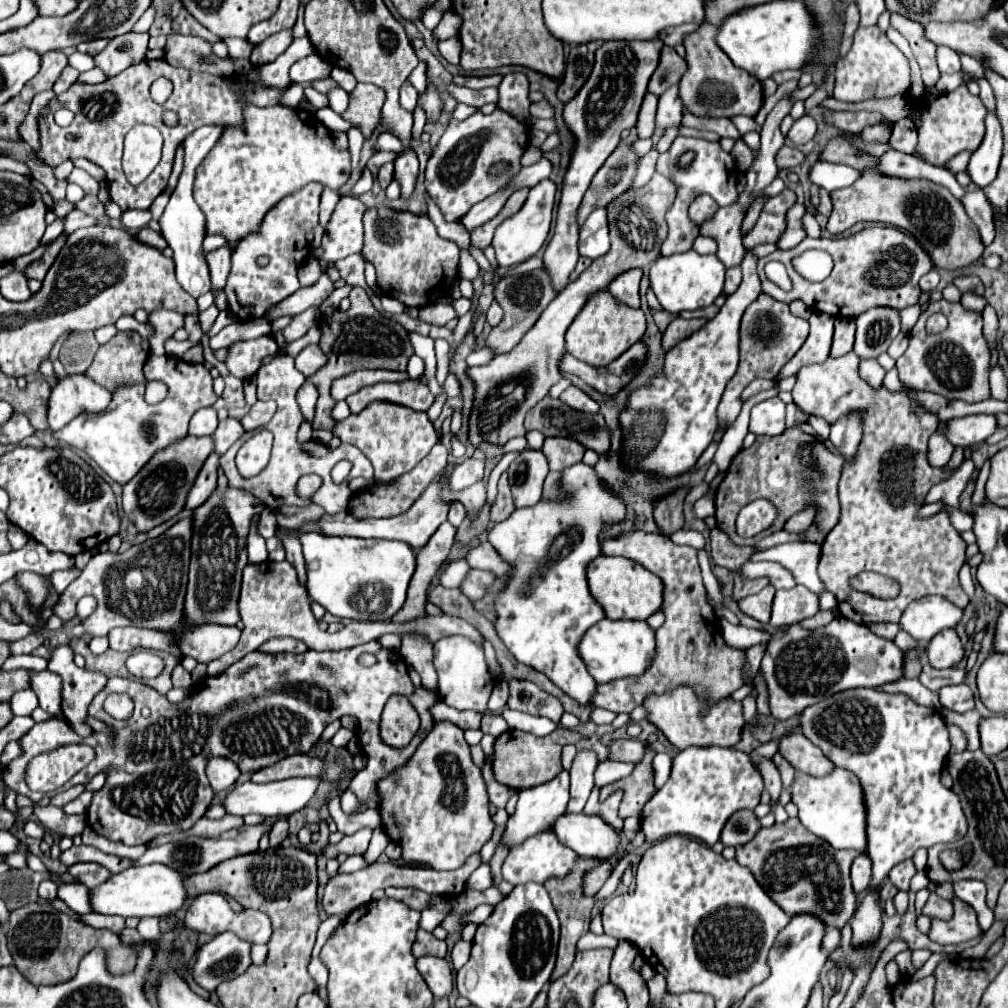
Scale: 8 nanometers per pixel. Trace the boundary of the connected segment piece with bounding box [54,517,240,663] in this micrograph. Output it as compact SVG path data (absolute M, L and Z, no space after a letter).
M192 519L176 521L168 531L156 539L148 539L140 545L132 545L124 553L98 553L94 555L80 577L68 585L62 593L60 603L54 607L54 613L62 621L74 617L76 601L84 595L94 595L98 599L96 611L84 621L90 635L106 635L114 627L144 627L154 631L172 633L176 647L182 655L194 657L198 663L210 663L218 655L230 651L238 639L240 631L236 627L200 623L188 625L184 621L184 597L186 597L186 579L190 563L190 537L192 537Z

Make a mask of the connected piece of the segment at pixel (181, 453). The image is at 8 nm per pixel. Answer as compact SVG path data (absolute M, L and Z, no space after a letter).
M186 435L186 439L180 439L178 443L172 443L162 451L156 451L154 459L150 459L150 463L146 463L146 467L142 467L142 471L138 471L138 475L124 485L124 513L130 517L138 531L148 531L182 511L186 495L212 449L212 439Z

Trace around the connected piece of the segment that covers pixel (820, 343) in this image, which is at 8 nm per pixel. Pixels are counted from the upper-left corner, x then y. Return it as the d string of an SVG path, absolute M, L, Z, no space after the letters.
M812 311L810 315L810 335L806 343L798 349L798 353L782 367L780 375L794 375L800 371L800 367L826 361L830 355L830 343L832 343L832 329L834 329L834 317Z

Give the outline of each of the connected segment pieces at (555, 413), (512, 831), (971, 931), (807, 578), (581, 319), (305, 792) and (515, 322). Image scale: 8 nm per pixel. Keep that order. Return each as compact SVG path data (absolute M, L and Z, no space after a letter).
M546 395L528 415L526 429L538 429L548 437L574 437L584 447L604 453L610 445L610 437L600 413L582 413L566 407L560 399Z
M560 771L550 783L542 783L538 787L520 791L520 799L518 799L518 805L516 805L516 813L506 823L506 833L502 837L502 843L506 843L508 847L512 847L516 843L522 843L530 835L536 835L538 831L548 831L552 827L554 819L558 819L558 815L566 813L566 803L570 799L568 787L570 787L568 771Z
M954 899L952 905L954 905L952 919L948 919L948 921L936 919L936 917L932 919L928 937L934 943L940 943L940 945L962 943L962 941L970 941L982 933L978 919L976 919L976 911L968 903Z
M784 543L768 551L754 553L750 561L776 561L788 571L792 571L796 583L804 583L814 593L824 593L824 585L816 575L820 559L820 545L814 543Z
M608 291L594 293L582 311L576 315L566 333L566 351L580 361L592 363L594 367L602 367L622 355L628 347L638 343L646 331L646 319L642 309L632 309L620 305Z
M316 777L284 779L284 781L274 781L274 783L262 783L262 785L246 781L242 785L232 787L232 791L226 795L222 805L224 805L226 813L240 815L240 817L244 817L248 813L260 813L260 815L266 815L266 817L286 817L286 815L292 815L292 813L300 811L310 801L316 787L318 787Z
M536 269L532 273L500 279L494 285L494 299L504 309L502 323L498 327L494 327L490 331L490 335L486 337L486 347L492 349L492 353L496 357L496 355L502 355L502 353L508 353L524 337L524 333L538 321L538 317L542 315L542 311L554 299L554 289L550 285L548 275L544 273L544 269Z

